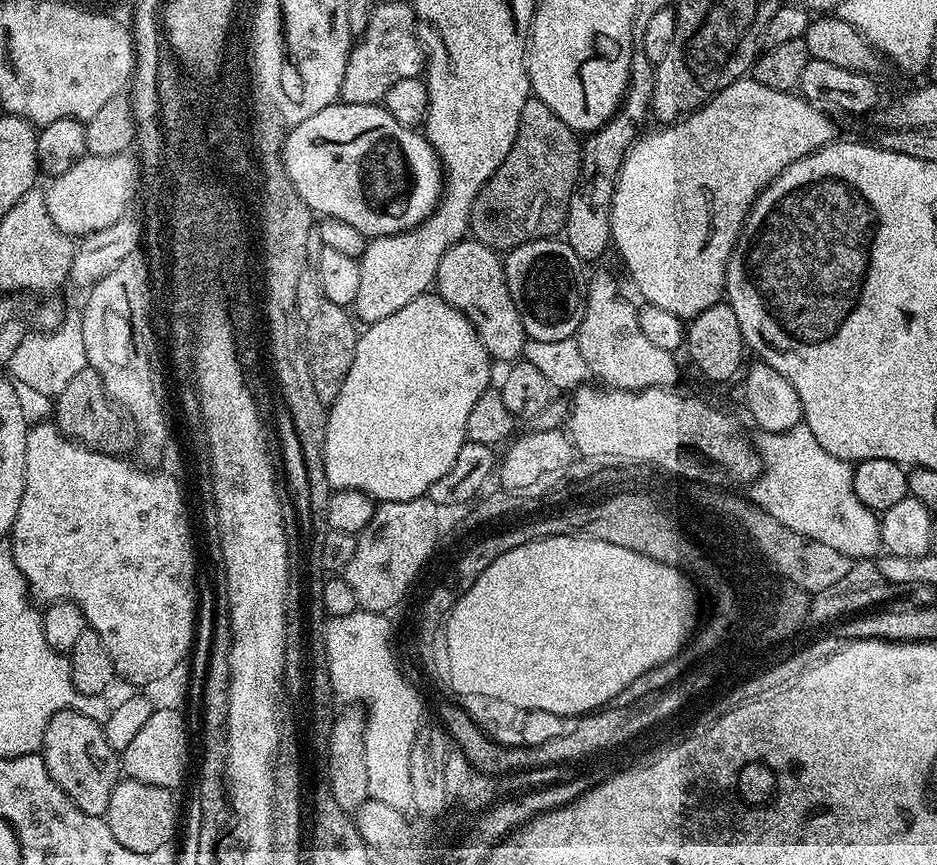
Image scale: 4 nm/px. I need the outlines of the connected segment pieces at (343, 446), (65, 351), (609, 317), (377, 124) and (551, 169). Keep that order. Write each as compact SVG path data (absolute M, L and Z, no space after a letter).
M425 294L414 298L414 302L402 306L402 310L390 314L390 318L382 318L378 322L367 325L359 333L353 366L346 375L345 382L342 383L342 390L327 409L328 425L326 426L324 460L330 486L334 490L356 489L372 497L376 502L386 500L402 502L425 495L428 488L434 486L434 482L438 482L438 478L442 478L442 474L446 474L450 466L454 466L454 458L458 458L458 450L462 450L466 439L466 418L474 407L474 402L478 402L478 397L493 383L492 367L494 367L493 361L484 348L483 342L476 336L471 322L454 306L447 304L440 295Z
M74 308L64 312L57 329L47 332L29 332L12 355L7 367L12 378L27 383L29 387L54 398L66 388L75 374L87 367L82 331L82 311Z
M600 272L589 279L586 284L586 299L584 302L584 317L580 323L580 331L574 339L578 342L578 350L582 350L582 358L586 360L591 375L601 385L609 388L621 388L627 392L640 392L644 388L667 388L677 383L680 368L676 365L677 357L673 353L661 350L642 334L642 326L638 326L638 308L632 305L620 293L616 280L608 272Z
M337 102L326 106L326 110L318 110L318 114L310 114L285 138L282 159L294 190L313 213L350 222L365 238L398 234L420 224L435 208L442 191L442 172L428 141L416 128L394 122L380 104Z
M530 98L526 106L522 106L522 118L518 118L518 134L514 138L514 146L510 146L510 154L506 154L502 166L494 170L492 177L482 186L478 198L474 198L468 223L471 239L504 254L526 242L555 237L563 229L570 194L580 176L581 147L577 133L566 126L566 122L562 122L562 118L558 118L550 106Z

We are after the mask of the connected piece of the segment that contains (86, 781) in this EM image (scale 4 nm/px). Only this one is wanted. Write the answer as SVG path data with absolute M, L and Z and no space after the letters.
M64 708L50 718L44 735L42 755L50 778L72 799L74 806L91 816L107 817L110 794L122 776L122 760L106 742L104 725L99 720Z

